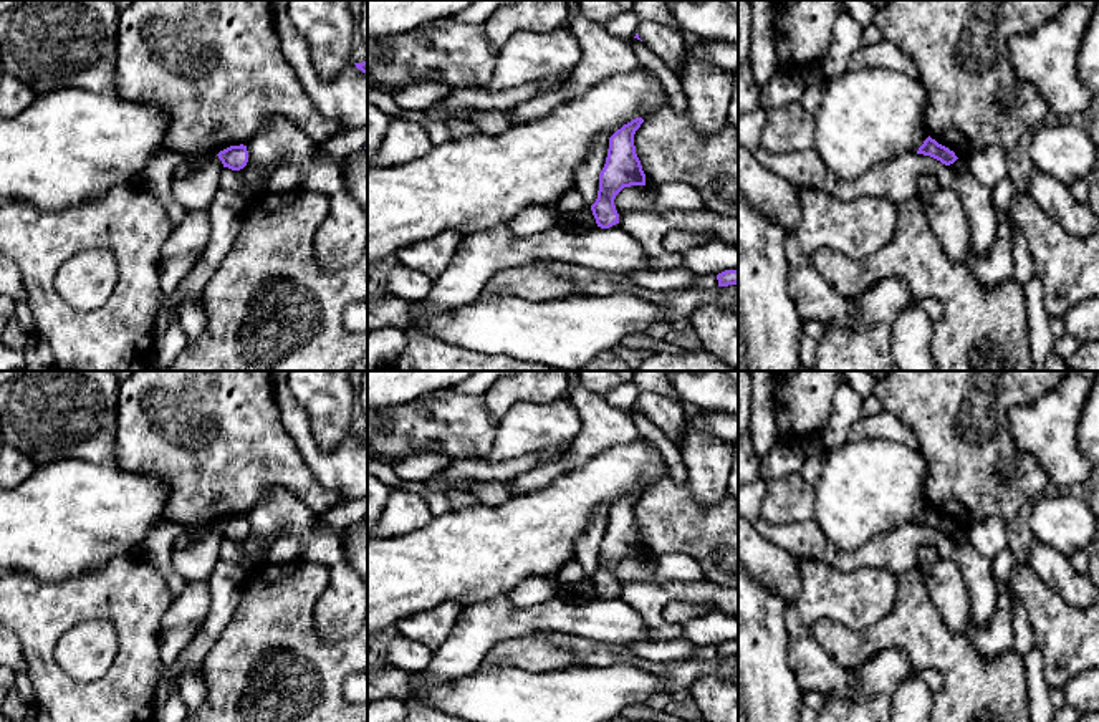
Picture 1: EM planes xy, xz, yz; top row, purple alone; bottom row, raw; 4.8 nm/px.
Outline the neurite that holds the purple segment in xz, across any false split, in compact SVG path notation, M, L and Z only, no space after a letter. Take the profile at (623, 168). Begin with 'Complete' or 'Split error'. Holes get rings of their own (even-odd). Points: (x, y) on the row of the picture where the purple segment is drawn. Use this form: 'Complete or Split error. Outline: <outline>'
Complete. Outline: M636 118L609 137L606 164L599 174L597 199L591 205L601 229L619 224L614 199L624 187L645 185L645 174L634 146L634 134L642 123L642 118Z

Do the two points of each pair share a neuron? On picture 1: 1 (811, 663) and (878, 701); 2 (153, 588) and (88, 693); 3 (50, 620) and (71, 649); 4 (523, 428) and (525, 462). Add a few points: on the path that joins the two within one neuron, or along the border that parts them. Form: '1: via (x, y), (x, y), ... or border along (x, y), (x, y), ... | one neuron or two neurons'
1: border along (851, 671), (854, 693), (849, 697), (825, 694) | two neurons
2: via (138, 618), (138, 656), (118, 676) | one neuron
3: border along (98, 620), (60, 638), (55, 661), (65, 673) | two neurons
4: border along (537, 451), (527, 456), (487, 462) | two neurons

